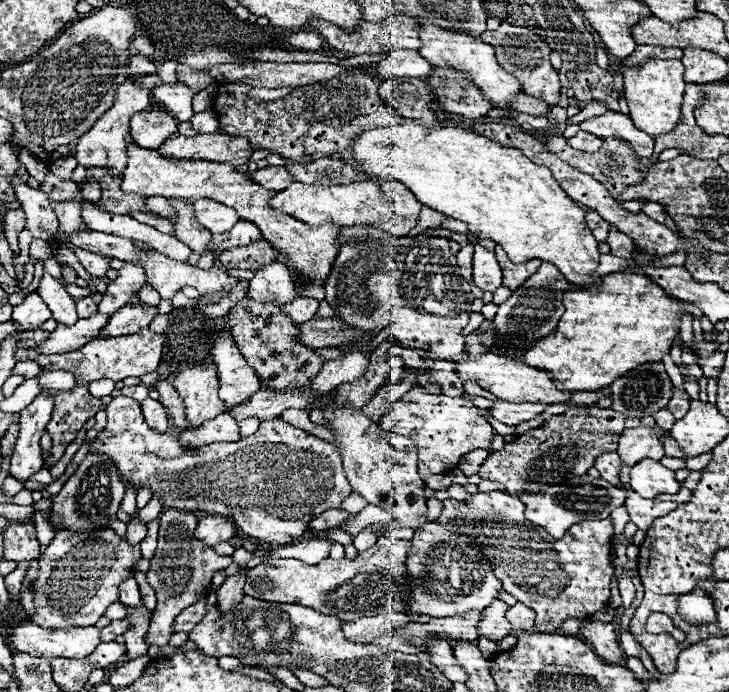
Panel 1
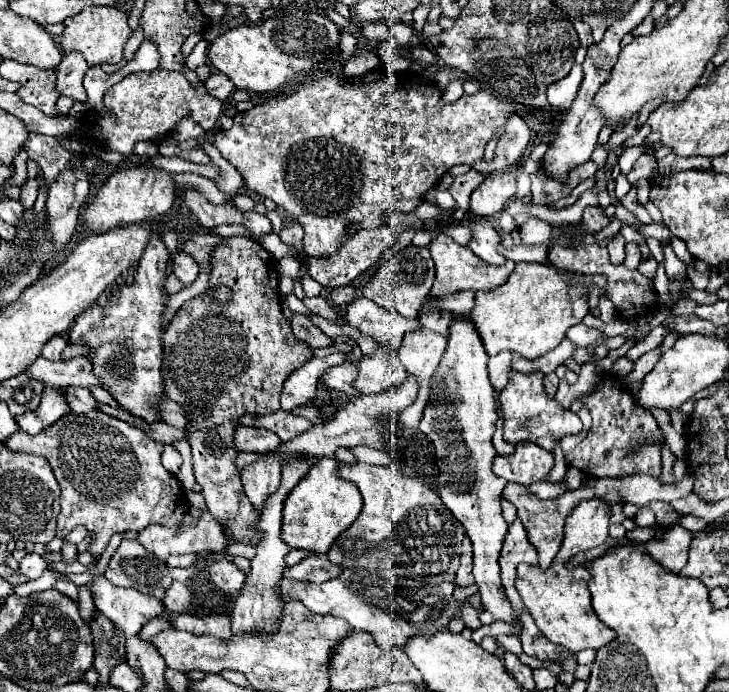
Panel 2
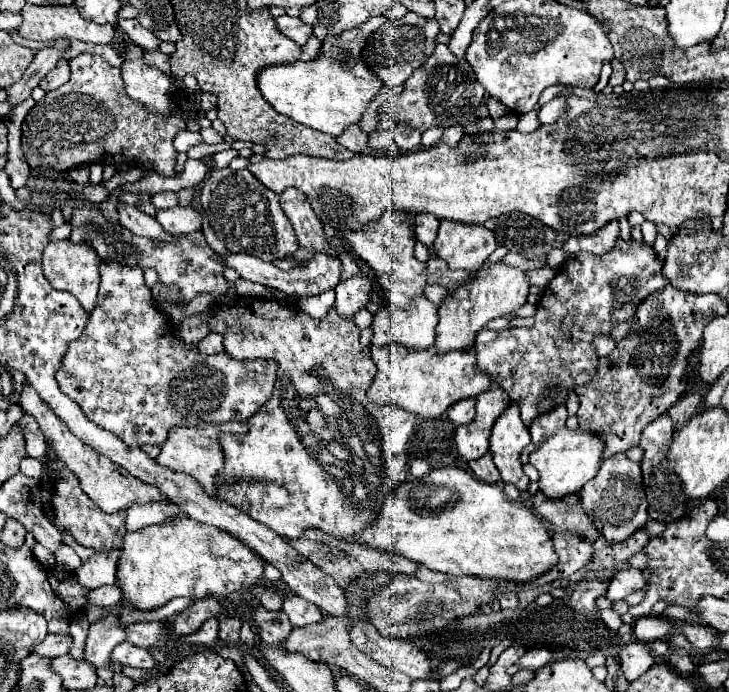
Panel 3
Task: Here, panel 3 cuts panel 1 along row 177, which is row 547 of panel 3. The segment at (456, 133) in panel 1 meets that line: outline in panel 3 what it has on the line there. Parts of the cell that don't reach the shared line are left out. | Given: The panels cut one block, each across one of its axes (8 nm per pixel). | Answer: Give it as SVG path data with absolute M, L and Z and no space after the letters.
M456 466L432 470L428 478L422 480L412 478L410 482L398 486L398 490L394 490L394 494L386 498L382 514L376 518L376 522L372 522L366 530L362 530L362 534L358 534L356 542L376 550L396 552L398 556L404 556L408 560L424 564L430 570L444 572L448 576L476 574L476 576L514 580L520 584L550 570L550 566L558 562L552 538L544 522L540 522L520 500L516 502L508 500L502 490L502 482L494 486L484 484L466 470Z

